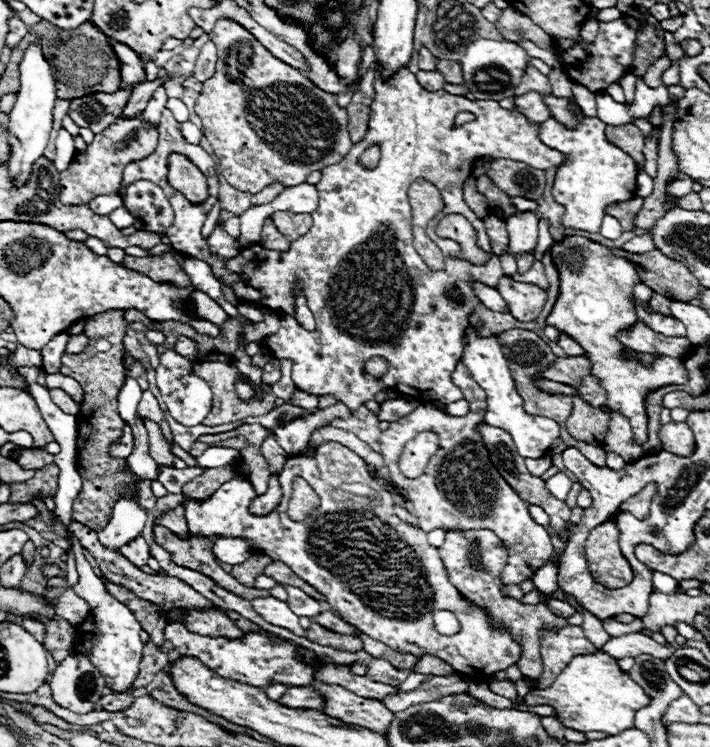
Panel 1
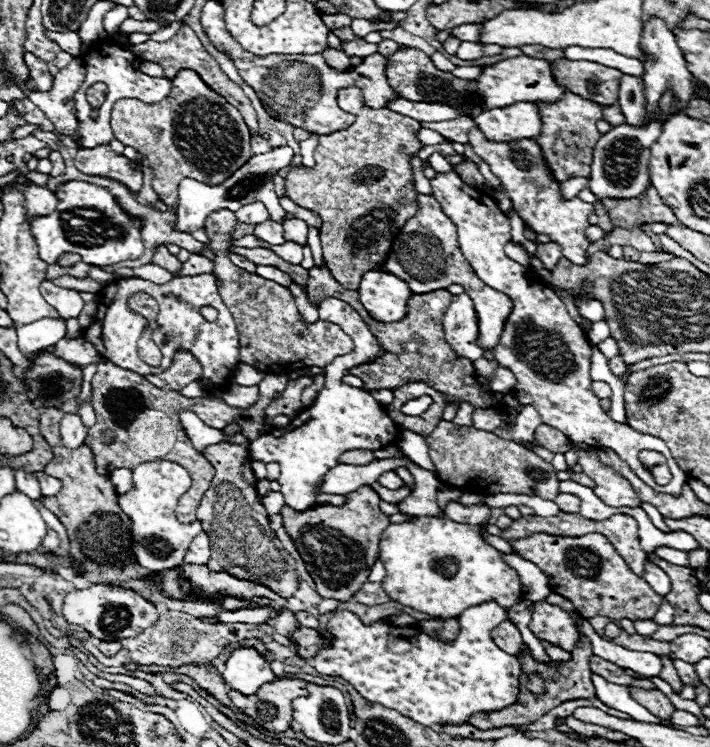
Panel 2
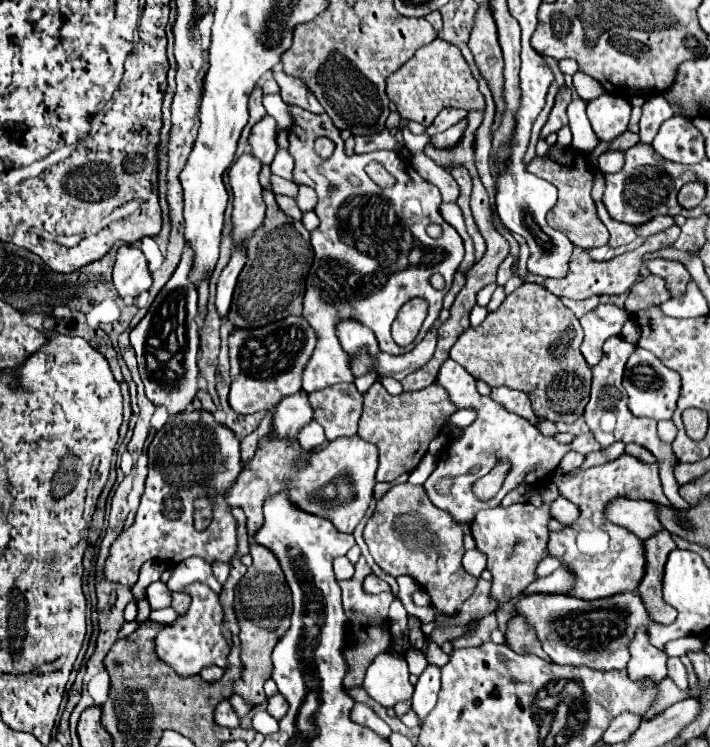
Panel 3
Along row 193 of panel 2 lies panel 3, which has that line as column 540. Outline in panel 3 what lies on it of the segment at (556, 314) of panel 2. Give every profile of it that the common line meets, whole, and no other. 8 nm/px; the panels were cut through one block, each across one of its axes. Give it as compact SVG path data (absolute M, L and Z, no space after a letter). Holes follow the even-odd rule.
M449 358L440 366L436 382L448 392L450 402L456 408L468 408L468 410L476 412L476 420L470 426L462 428L458 438L454 438L448 444L448 448L440 454L436 470L426 480L426 492L428 492L430 500L432 500L432 504L442 508L442 510L446 510L446 512L450 512L458 522L471 523L478 510L496 508L500 504L500 500L512 488L516 488L522 482L530 480L530 484L532 482L542 484L542 480L546 480L546 476L560 464L562 456L570 450L568 444L560 444L560 442L556 442L550 436L544 436L526 418L508 412L506 408L502 408L502 404L494 402L490 396L482 396L476 390L476 380L462 366L458 366L454 360ZM500 459L510 462L510 472L508 472L504 484L502 484L500 492L492 500L488 500L488 502L478 502L478 498L472 494L472 484L480 476L488 474ZM442 476L452 476L454 478L452 490L446 496L440 496L434 490L436 480L442 478Z

